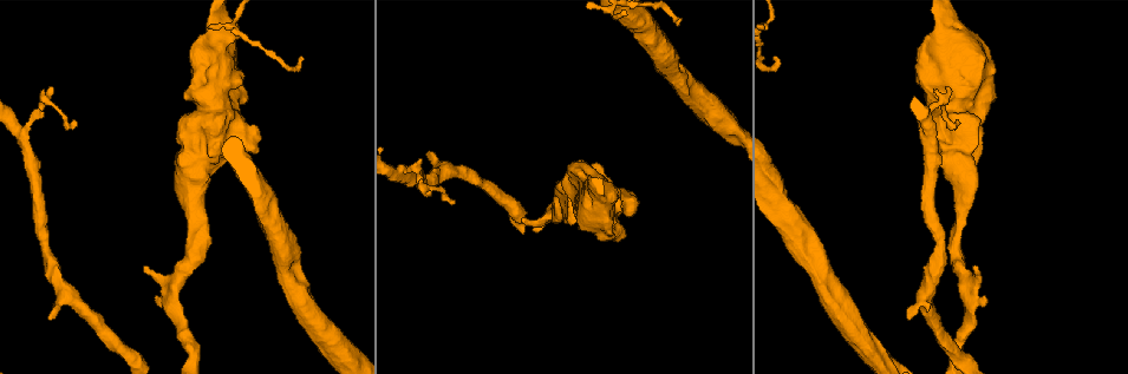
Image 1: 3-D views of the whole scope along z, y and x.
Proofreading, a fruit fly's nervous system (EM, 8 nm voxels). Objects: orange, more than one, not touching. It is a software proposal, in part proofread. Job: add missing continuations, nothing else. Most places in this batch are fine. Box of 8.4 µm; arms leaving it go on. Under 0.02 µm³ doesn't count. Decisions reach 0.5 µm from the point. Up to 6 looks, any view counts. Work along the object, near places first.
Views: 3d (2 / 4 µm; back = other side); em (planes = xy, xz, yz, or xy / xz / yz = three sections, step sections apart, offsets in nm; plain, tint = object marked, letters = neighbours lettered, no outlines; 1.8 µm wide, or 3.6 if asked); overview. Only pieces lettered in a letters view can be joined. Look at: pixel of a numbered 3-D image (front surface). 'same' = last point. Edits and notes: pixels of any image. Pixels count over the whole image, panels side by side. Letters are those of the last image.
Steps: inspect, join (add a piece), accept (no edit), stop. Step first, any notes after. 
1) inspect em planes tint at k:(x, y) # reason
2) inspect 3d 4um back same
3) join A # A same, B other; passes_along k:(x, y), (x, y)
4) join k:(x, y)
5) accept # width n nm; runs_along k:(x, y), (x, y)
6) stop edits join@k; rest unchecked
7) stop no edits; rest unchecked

inspect em 3.6um planes letters at 1:(952, 53) # sharp bend

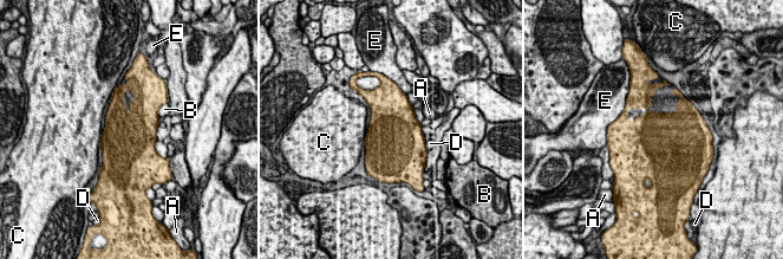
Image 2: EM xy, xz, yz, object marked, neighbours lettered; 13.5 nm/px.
accept # A other, B other, C other, D other, E other; border 2:(366, 134), (364, 143); no lettered piece goes on from it

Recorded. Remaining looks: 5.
inspect em yz step 16 tint at 1:(637, 206) # free end

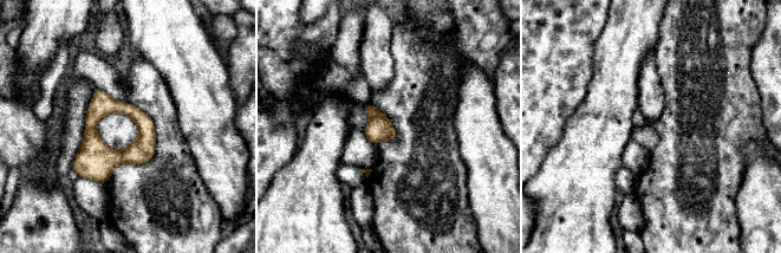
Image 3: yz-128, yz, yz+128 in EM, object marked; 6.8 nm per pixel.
inspect em yz step 16 letters same

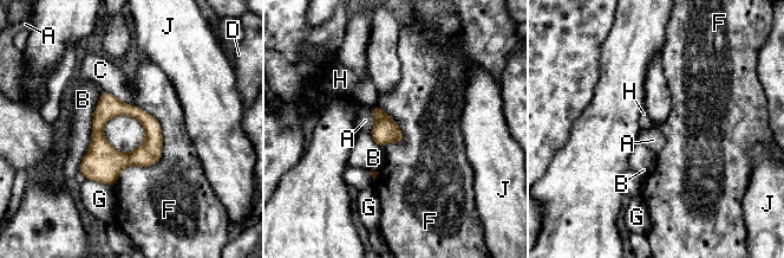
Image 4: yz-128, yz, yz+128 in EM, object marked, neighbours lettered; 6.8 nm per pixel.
accept # longest_contact F 600 nm; A other, B other, C other, D other, F other, G other, H other, J other; border 4:(135, 104), (162, 156), (112, 186); no lettered piece goes on from it

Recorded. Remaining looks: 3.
inspect 3d 4um at 1:(427, 152) # thin end

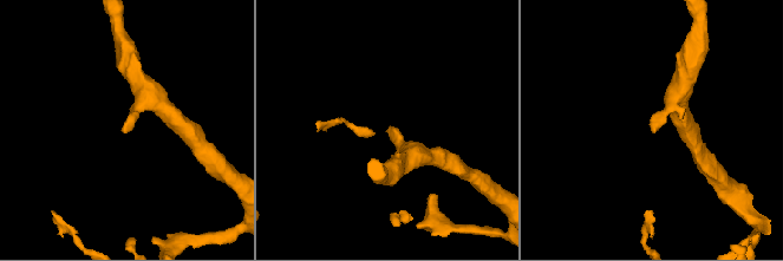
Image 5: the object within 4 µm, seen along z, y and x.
inspect em planes letters at 5:(391, 130) # now the EM

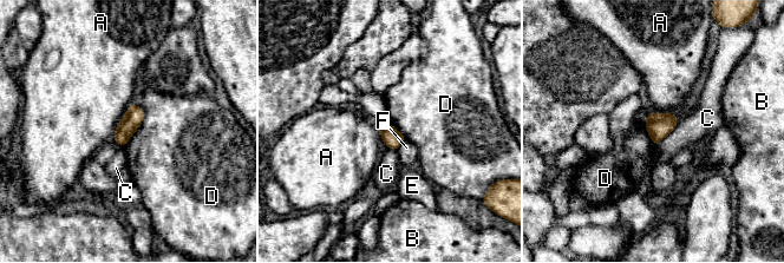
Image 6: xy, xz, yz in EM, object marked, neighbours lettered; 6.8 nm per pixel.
accept # A other, B other, C other, D other, E other, F other; border 6:(136, 103), (143, 120), (124, 146); none of them fits

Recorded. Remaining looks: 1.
stop no edits; rest unchecked

